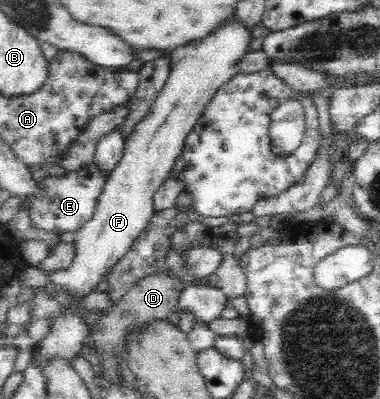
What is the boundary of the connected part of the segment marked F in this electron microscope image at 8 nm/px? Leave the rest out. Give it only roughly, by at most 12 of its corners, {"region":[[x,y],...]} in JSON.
{"region":[[233,17],[170,54],[126,137],[73,263],[48,277],[73,303],[129,251],[155,192],[250,31]]}

